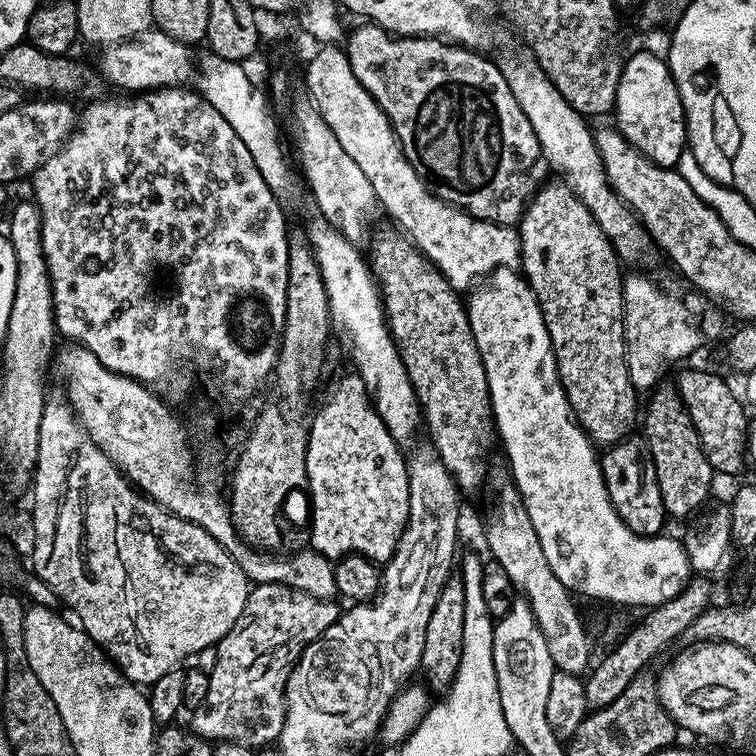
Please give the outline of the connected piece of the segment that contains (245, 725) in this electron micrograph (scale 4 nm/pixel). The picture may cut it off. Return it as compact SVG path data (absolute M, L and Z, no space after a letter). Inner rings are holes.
M281 584L255 585L249 591L248 601L238 622L215 645L216 665L208 672L210 691L206 693L206 702L191 713L191 731L197 732L203 740L229 740L247 744L253 750L275 745L282 734L286 714L284 691L293 666L300 661L305 646L314 643L341 615L342 608L336 602L325 602Z

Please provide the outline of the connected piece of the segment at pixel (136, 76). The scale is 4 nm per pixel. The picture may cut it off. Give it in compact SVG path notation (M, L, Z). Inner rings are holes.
M149 30L141 32L139 36L131 40L121 40L118 44L105 47L100 56L98 71L109 85L121 88L124 94L139 94L158 88L175 88L189 83L188 79L194 76L194 60L192 64L193 49L181 40L170 38L170 34L159 30Z

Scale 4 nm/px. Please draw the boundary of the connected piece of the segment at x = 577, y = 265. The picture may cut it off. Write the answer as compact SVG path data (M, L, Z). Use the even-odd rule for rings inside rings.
M563 182L548 184L537 191L528 201L518 225L520 234L519 267L528 285L536 295L546 330L552 339L552 349L556 355L556 369L560 375L560 385L572 407L576 423L593 445L611 446L620 443L633 431L632 423L637 423L636 396L638 390L630 382L624 353L624 281L621 261L615 248L602 234L594 214L582 206L571 188Z

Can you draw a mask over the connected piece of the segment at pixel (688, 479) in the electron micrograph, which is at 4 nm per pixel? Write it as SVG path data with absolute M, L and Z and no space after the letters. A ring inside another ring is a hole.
M660 386L651 393L648 409L643 409L642 435L654 458L654 470L658 478L658 486L662 494L665 513L669 517L691 517L700 511L709 499L708 491L712 488L714 473L706 454L702 450L702 442L698 438L698 430L694 430L694 422L684 409L680 393L675 387Z

